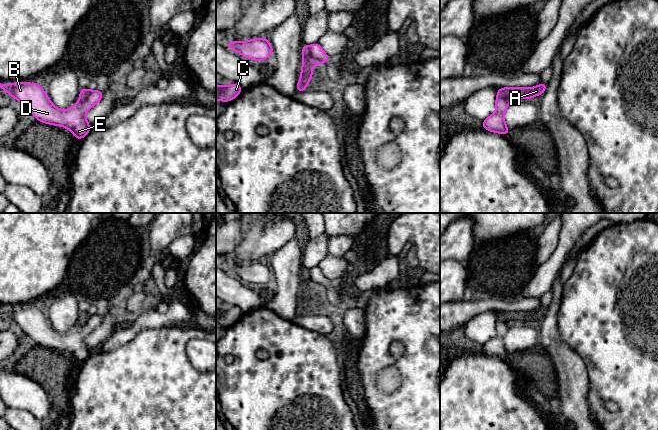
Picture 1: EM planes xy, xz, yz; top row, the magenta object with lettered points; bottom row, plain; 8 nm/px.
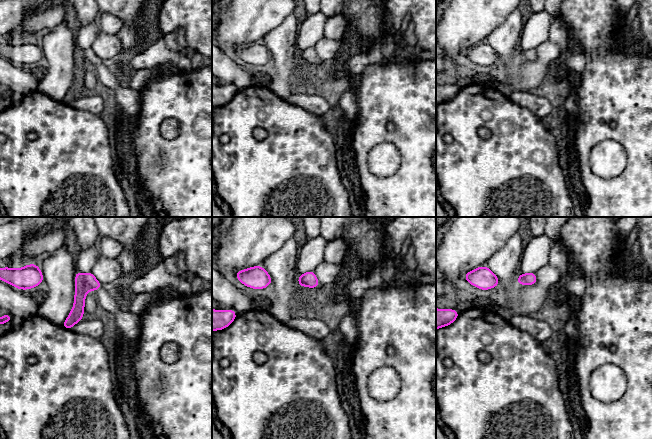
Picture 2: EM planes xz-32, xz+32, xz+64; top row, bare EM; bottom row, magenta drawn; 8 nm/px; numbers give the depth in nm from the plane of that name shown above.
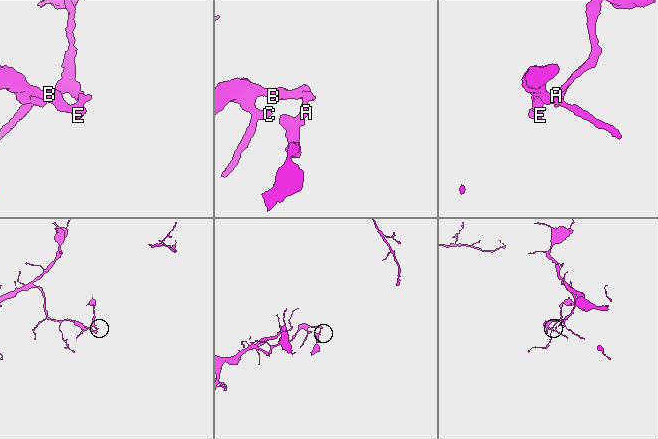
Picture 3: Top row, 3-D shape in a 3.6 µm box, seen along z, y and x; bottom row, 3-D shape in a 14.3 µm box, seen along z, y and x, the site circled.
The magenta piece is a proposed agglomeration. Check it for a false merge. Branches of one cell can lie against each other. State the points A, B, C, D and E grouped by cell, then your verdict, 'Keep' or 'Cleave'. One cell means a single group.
Groups: A / B C D E. Cleave

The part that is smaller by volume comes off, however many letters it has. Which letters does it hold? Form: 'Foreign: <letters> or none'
Foreign: A

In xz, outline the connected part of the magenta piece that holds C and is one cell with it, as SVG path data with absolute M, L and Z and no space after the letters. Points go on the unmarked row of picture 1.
M232 307L226 310L216 308L216 324L230 326L235 323L242 314L243 312L238 307Z

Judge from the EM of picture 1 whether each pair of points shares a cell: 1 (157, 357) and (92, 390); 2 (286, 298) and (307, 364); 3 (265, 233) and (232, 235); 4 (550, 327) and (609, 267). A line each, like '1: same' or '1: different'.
1: same
2: different
3: different
4: different

